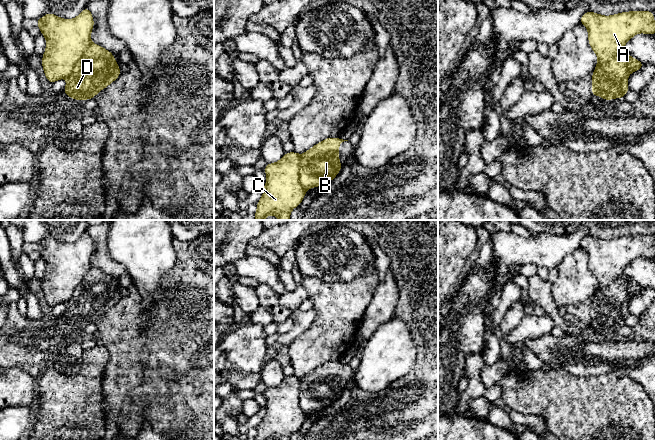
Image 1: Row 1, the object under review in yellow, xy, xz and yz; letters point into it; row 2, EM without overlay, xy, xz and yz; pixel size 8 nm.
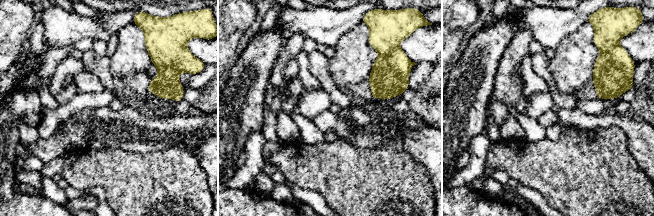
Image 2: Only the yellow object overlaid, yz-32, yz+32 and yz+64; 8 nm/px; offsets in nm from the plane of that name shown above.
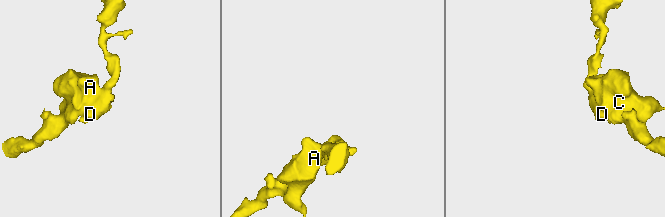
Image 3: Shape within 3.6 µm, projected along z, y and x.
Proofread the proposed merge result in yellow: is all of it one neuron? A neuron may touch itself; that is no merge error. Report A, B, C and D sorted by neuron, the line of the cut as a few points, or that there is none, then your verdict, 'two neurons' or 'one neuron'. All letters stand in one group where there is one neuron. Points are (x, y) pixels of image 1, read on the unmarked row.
groups A C / B D; cut yz (598, 286), (608, 286), (622, 278), (629, 297); two neurons

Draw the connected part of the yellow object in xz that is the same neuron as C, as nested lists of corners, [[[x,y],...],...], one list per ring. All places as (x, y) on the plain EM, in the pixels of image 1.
[[[288,376],[275,387],[267,387],[264,395],[267,405],[264,408],[262,421],[256,428],[257,434],[254,440],[290,440],[291,435],[302,427],[306,413],[301,409],[299,402],[299,393],[301,389],[301,379],[294,376]]]

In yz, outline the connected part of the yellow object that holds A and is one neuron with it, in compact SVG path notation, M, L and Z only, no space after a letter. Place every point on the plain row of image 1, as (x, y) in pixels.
M587 235L580 247L588 254L588 266L599 287L607 287L618 278L626 281L629 297L640 294L645 287L630 280L624 269L638 257L655 258L653 235L628 235L604 240Z

